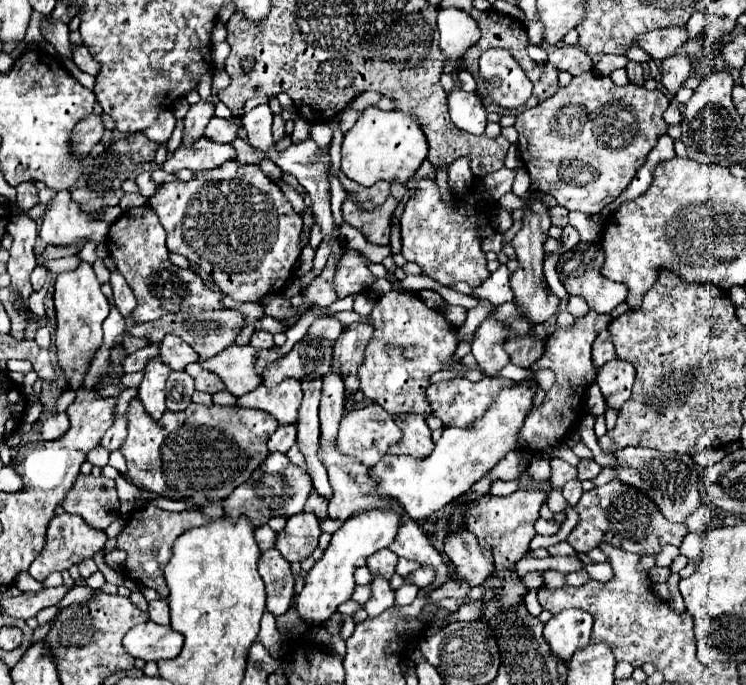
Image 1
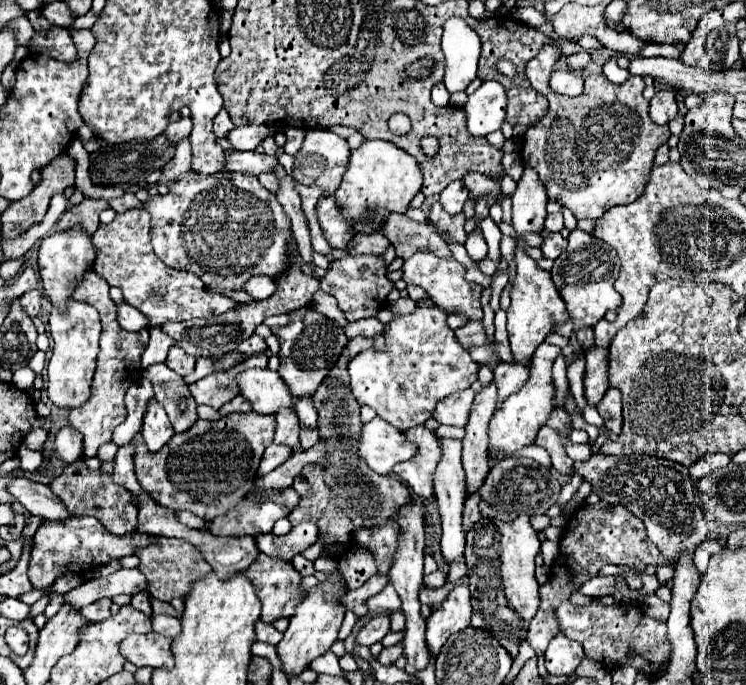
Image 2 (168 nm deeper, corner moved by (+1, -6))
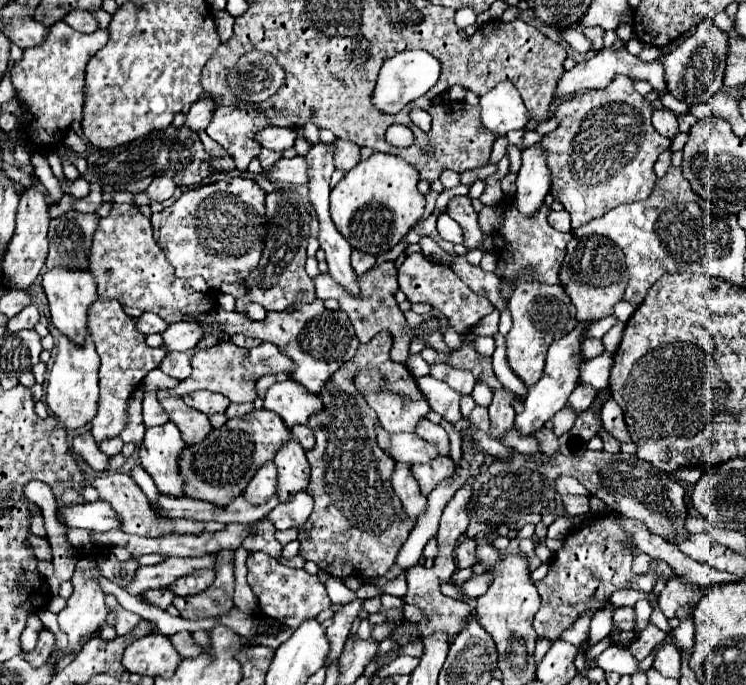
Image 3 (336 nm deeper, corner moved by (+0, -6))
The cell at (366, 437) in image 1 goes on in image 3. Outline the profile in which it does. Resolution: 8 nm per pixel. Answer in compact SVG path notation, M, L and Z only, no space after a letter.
M392 433L388 455L398 463L428 463L438 455L438 451L416 433Z

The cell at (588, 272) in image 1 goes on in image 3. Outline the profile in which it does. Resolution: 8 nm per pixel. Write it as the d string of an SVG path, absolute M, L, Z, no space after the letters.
M600 235L590 237L576 237L566 247L566 257L560 267L560 285L576 305L576 319L578 323L594 323L608 315L618 301L624 297L624 287L628 283L628 273L624 265L622 249Z

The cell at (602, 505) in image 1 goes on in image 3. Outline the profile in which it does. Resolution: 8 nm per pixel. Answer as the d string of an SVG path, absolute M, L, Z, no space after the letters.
M600 515L594 517L592 523L572 529L568 537L564 539L564 545L560 551L556 551L554 559L550 561L548 575L536 583L538 593L542 597L542 605L534 617L534 629L538 639L556 641L560 633L580 617L586 609L602 609L606 597L610 597L618 589L654 589L656 581L672 579L676 577L674 569L662 561L652 559L652 567L644 575L636 575L632 571L634 561L634 541L628 531L622 529L620 519L616 515Z

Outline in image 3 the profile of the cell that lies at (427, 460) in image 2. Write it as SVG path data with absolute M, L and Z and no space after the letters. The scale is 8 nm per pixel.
M438 455L434 461L426 463L426 465L412 465L412 475L420 485L422 495L430 495L434 491L434 487L444 481L446 477L452 475L454 471L454 463L450 457L442 457Z

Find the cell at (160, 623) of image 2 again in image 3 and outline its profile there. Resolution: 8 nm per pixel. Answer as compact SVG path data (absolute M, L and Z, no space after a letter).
M180 631L180 633L176 633L176 635L170 635L170 641L172 641L172 645L176 647L176 651L184 657L184 655L190 655L190 653L194 653L194 655L198 655L198 645L192 641L192 635L188 633L188 631Z

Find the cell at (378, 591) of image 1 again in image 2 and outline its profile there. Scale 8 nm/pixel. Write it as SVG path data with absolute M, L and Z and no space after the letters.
M379 615L379 617L367 621L365 627L357 633L357 643L371 647L373 643L381 641L387 633L389 633L389 617L387 615Z

